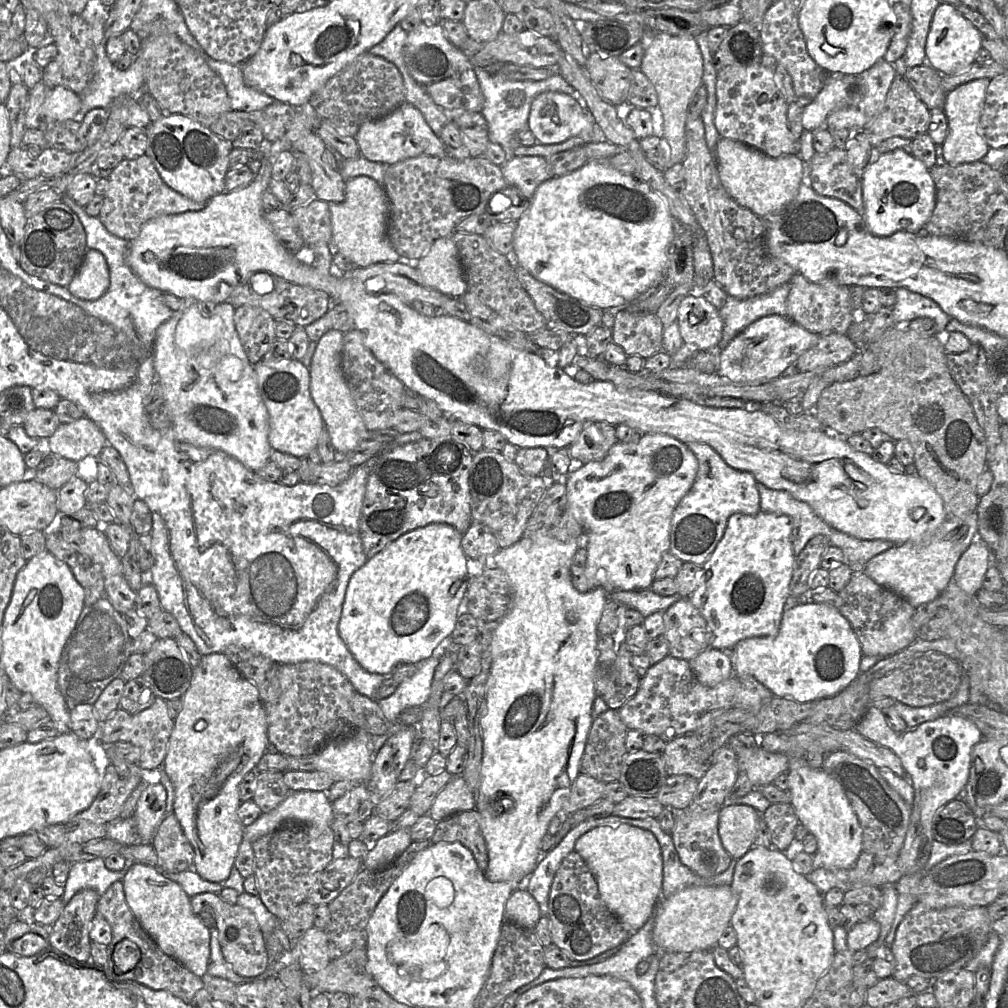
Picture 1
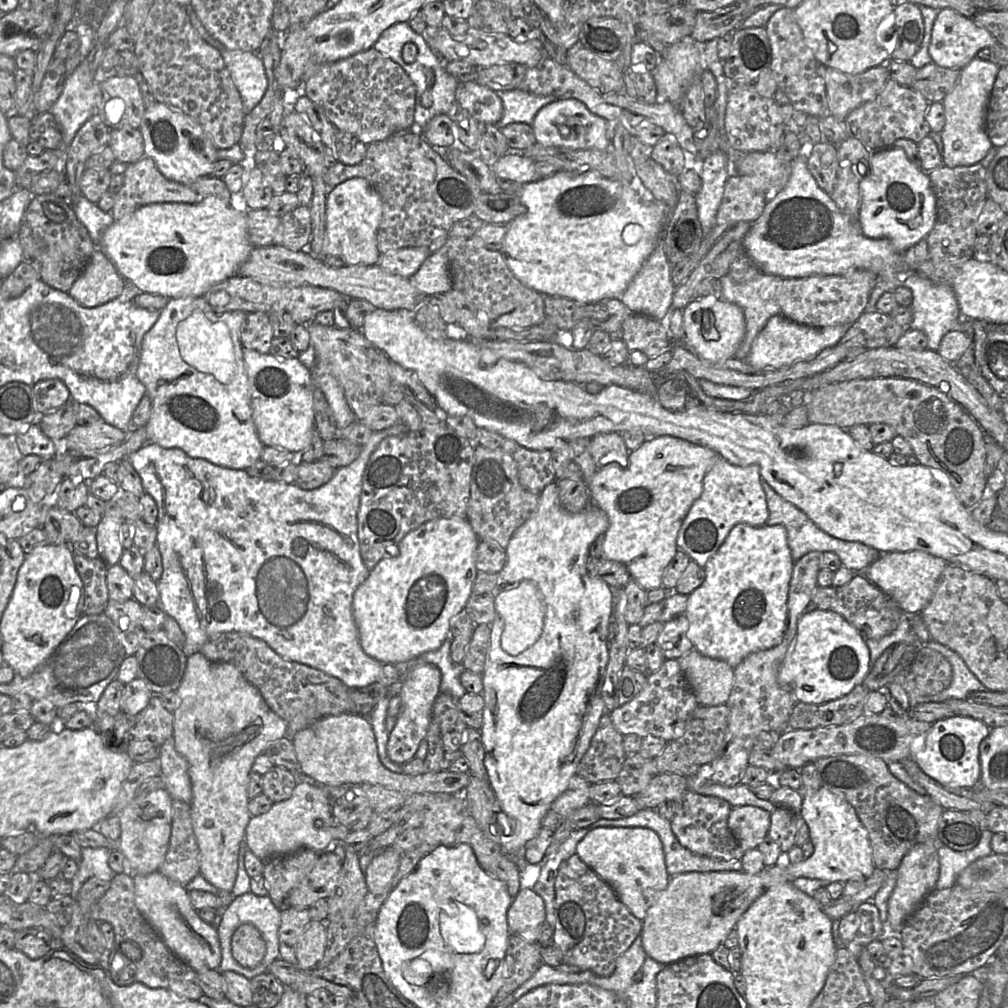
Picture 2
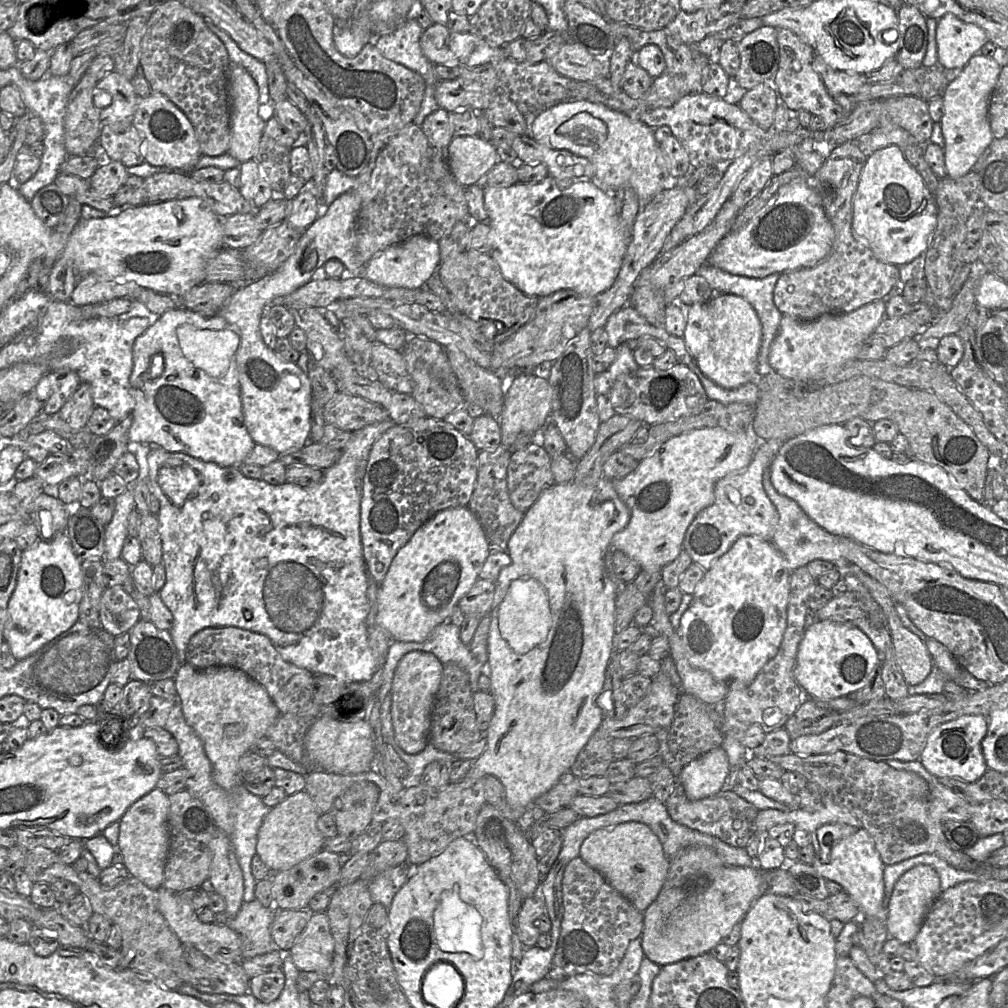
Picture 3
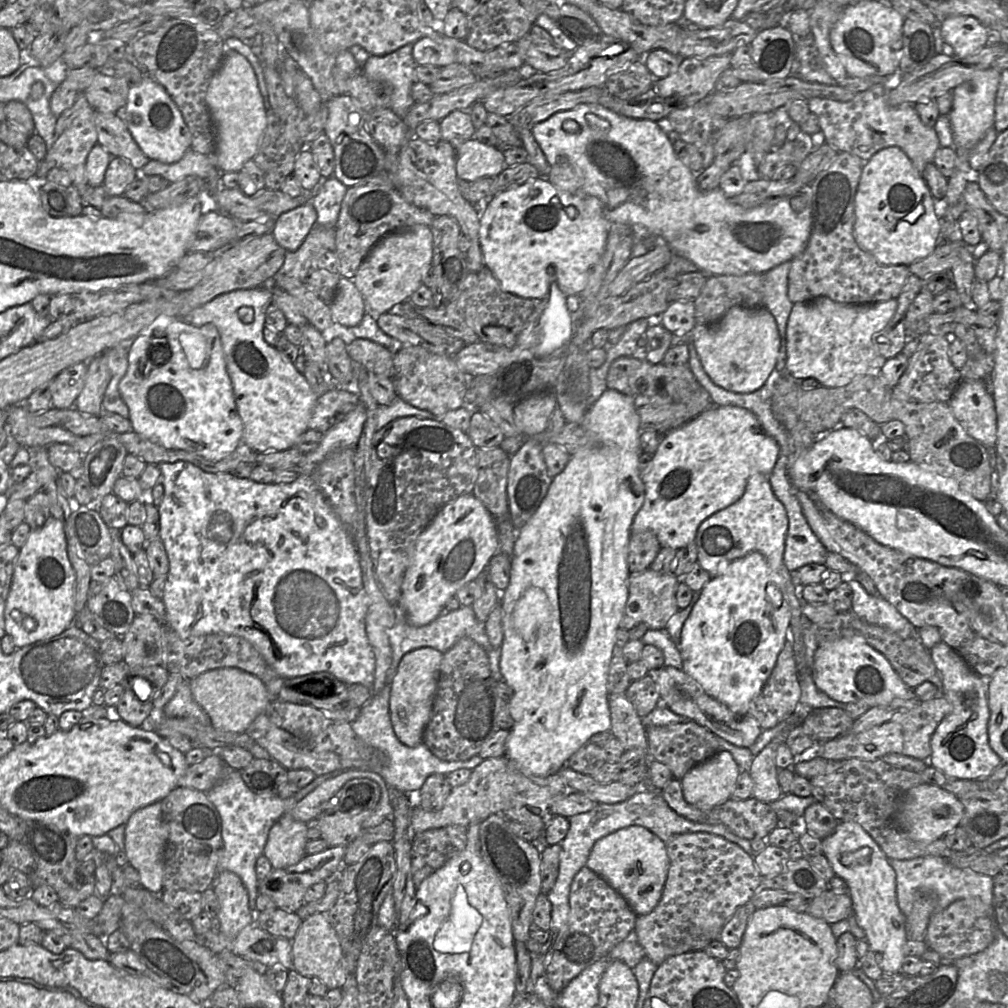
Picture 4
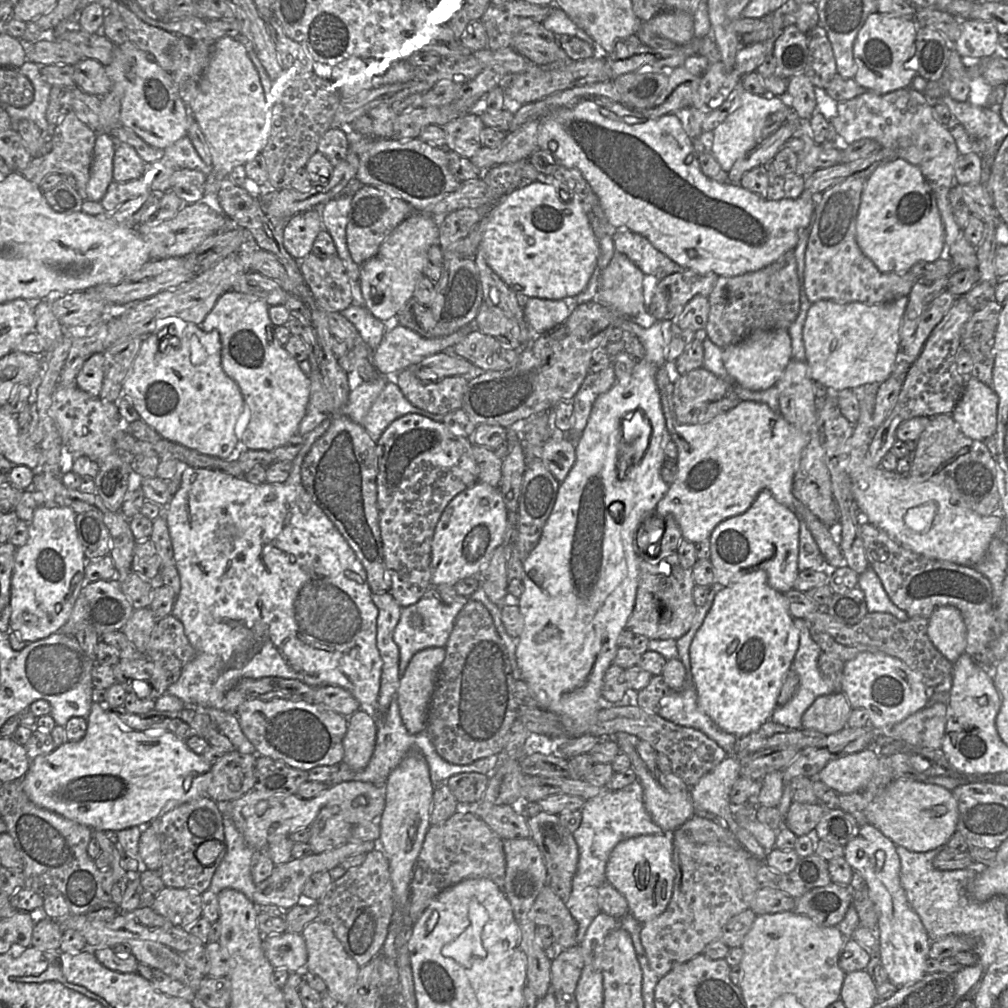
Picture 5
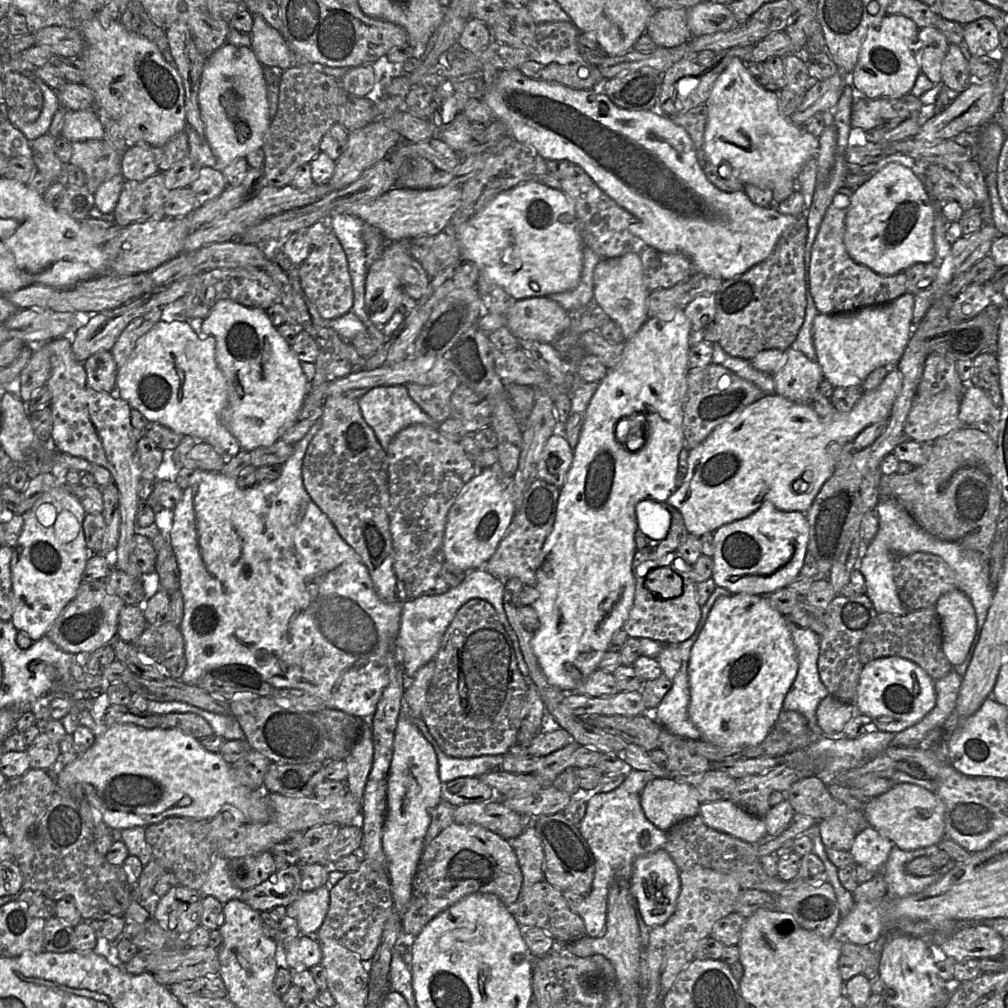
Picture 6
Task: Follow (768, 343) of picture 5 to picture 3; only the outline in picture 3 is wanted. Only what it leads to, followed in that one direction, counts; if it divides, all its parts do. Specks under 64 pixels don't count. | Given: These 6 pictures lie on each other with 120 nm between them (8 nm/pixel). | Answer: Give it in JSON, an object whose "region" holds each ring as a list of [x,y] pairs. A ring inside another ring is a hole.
{"region":[[[714,293],[711,299],[688,307],[683,338],[701,371],[719,386],[735,389],[758,379],[762,325],[755,309],[744,298]]]}

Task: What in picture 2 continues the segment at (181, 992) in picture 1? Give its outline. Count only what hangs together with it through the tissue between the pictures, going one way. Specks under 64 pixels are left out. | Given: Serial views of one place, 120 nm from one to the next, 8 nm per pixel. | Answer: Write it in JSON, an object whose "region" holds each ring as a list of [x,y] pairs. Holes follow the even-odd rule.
{"region":[[[132,873],[116,874],[106,894],[91,909],[91,918],[110,923],[115,933],[114,947],[106,952],[103,963],[113,981],[121,986],[142,983],[149,988],[164,988],[176,997],[199,1000],[203,995],[197,972],[179,959],[146,921],[135,905],[135,886]]]}

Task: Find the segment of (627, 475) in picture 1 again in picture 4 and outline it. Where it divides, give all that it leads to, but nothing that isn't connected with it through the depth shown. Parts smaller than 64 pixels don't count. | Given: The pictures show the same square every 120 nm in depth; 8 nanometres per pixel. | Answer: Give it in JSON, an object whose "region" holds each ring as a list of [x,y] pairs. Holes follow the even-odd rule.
{"region":[[[736,406],[710,407],[708,410],[706,410],[690,422],[684,424],[677,429],[671,430],[664,435],[655,455],[652,458],[650,470],[642,476],[645,485],[645,497],[643,505],[635,515],[631,524],[631,536],[642,533],[644,531],[651,531],[656,535],[662,548],[679,550],[681,548],[687,547],[691,543],[694,543],[698,528],[703,521],[705,521],[707,518],[714,515],[715,513],[731,506],[742,497],[746,488],[746,484],[751,476],[758,473],[770,476],[779,458],[779,454],[780,448],[778,444],[764,431],[761,423],[752,412]]]}

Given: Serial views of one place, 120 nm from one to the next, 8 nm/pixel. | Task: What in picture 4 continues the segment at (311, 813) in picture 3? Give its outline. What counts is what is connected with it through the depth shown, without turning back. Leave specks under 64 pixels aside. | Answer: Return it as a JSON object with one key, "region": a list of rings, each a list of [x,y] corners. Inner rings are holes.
{"region":[[[285,812],[272,826],[263,851],[273,869],[298,863],[305,855],[307,825]]]}

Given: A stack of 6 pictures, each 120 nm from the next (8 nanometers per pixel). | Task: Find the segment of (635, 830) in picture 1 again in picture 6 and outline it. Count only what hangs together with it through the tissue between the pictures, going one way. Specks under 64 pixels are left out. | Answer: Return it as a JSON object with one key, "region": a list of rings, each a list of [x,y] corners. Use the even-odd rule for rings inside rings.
{"region":[[[664,848],[642,855],[634,861],[630,892],[648,927],[665,924],[674,913],[681,888],[679,873],[679,869]]]}

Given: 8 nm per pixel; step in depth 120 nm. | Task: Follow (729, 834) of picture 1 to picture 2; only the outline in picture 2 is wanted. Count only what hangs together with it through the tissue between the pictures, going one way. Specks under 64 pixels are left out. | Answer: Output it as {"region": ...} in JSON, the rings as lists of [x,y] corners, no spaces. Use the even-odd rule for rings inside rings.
{"region":[[[755,806],[732,807],[727,825],[744,851],[757,848],[767,836],[770,813]]]}

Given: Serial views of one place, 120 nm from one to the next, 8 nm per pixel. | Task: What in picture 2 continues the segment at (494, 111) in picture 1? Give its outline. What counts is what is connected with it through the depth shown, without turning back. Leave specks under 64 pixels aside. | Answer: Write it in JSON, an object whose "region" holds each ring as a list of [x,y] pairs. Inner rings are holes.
{"region":[[[515,88],[497,92],[502,100],[503,113],[496,123],[501,129],[511,123],[525,123],[532,126],[538,111],[557,100],[553,96],[539,96]]]}

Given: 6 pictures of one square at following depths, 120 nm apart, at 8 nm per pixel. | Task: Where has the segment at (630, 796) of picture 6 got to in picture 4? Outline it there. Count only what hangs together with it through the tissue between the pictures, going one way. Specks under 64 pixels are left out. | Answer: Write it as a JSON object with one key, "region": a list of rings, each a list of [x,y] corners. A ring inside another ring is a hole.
{"region":[[[647,789],[638,791],[629,799],[615,803],[604,804],[598,803],[592,810],[569,817],[570,827],[567,835],[561,842],[561,853],[559,863],[559,874],[553,888],[546,893],[551,902],[551,938],[545,945],[551,945],[552,942],[560,940],[568,928],[569,918],[569,893],[570,886],[574,876],[581,868],[586,866],[589,854],[594,844],[601,838],[631,825],[640,825],[657,835],[665,843],[682,833],[706,832],[733,842],[739,845],[746,853],[755,857],[757,853],[752,849],[750,841],[734,835],[728,828],[723,825],[711,825],[700,822],[690,821],[680,815],[677,815],[667,804],[658,790]]]}

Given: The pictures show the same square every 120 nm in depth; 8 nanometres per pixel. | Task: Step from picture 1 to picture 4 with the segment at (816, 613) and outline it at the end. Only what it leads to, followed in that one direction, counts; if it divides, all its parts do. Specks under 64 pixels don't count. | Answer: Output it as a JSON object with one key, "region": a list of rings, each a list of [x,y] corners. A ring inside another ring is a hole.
{"region":[[[862,636],[822,639],[813,656],[812,677],[818,690],[843,704],[862,700],[875,707],[895,698],[916,697],[913,688],[901,680],[886,657]]]}

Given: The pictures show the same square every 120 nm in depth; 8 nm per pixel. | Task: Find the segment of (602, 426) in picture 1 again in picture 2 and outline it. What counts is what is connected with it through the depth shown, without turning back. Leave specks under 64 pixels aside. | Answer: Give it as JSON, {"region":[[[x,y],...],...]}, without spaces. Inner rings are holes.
{"region":[[[599,433],[590,438],[590,454],[598,469],[611,466],[626,467],[629,453],[620,433]]]}

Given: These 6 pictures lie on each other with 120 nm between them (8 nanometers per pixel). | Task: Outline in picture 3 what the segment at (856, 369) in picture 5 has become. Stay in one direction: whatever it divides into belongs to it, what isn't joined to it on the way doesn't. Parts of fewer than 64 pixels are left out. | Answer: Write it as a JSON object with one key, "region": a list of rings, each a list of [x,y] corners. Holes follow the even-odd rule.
{"region":[[[875,300],[848,313],[824,314],[812,321],[803,321],[782,314],[779,330],[769,351],[769,364],[785,378],[800,381],[821,381],[845,363],[857,359],[862,344],[886,317],[886,300]]]}

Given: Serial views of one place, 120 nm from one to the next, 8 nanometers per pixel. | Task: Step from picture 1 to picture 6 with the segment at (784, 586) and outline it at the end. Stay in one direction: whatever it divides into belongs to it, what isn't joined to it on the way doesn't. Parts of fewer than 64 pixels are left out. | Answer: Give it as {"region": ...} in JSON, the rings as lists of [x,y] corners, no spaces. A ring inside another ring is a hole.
{"region":[[[748,594],[720,596],[691,648],[688,663],[689,718],[702,738],[714,746],[724,748],[756,746],[764,741],[775,726],[797,670],[796,648],[786,618],[769,605],[765,596]]]}

